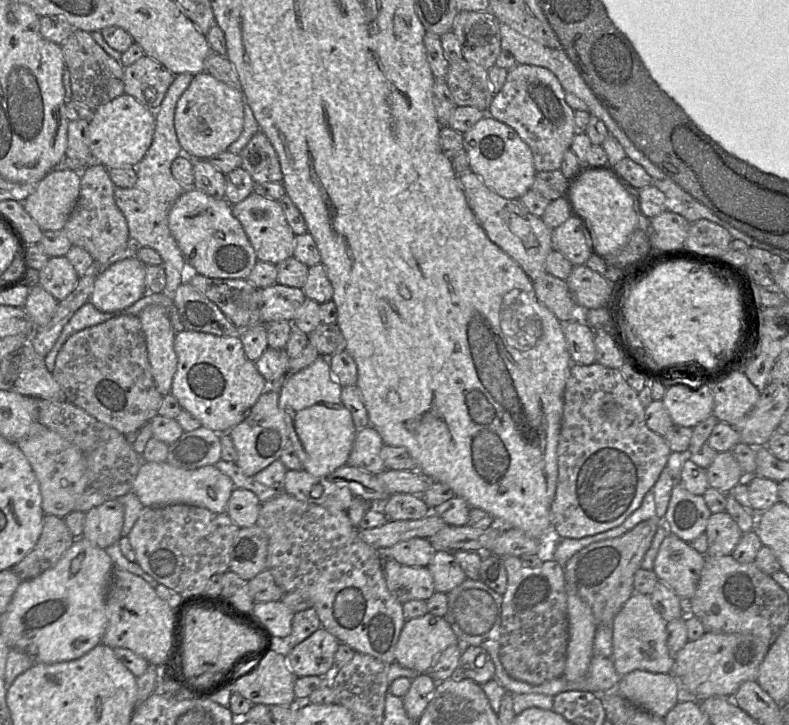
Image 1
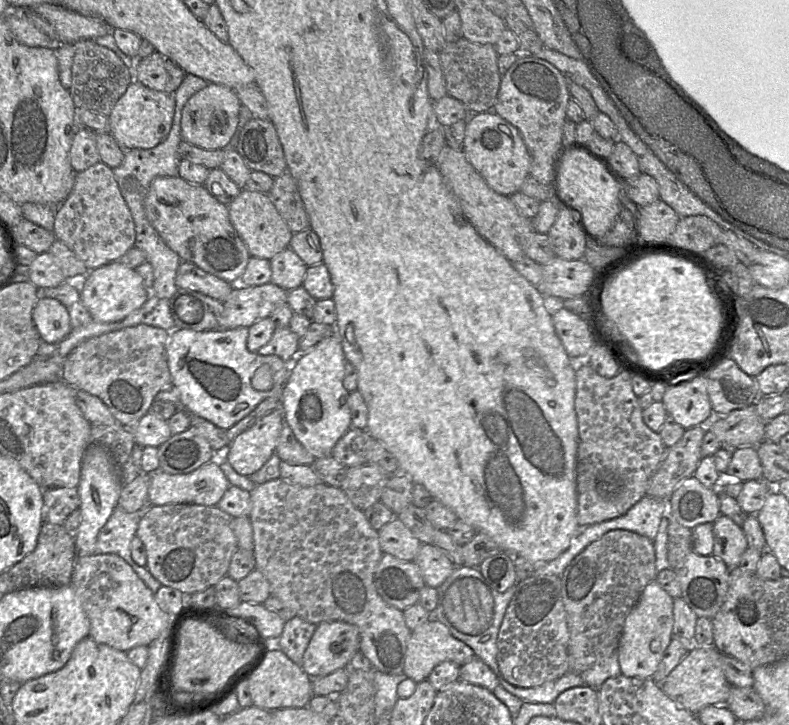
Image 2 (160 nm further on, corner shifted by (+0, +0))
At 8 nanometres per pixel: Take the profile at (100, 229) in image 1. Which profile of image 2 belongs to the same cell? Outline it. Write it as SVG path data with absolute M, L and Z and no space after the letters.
M102 161L76 173L74 187L55 211L54 234L93 270L119 260L136 240L134 220L108 165Z

